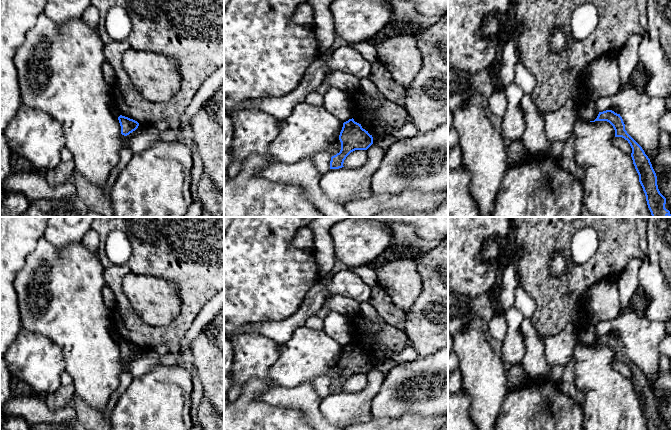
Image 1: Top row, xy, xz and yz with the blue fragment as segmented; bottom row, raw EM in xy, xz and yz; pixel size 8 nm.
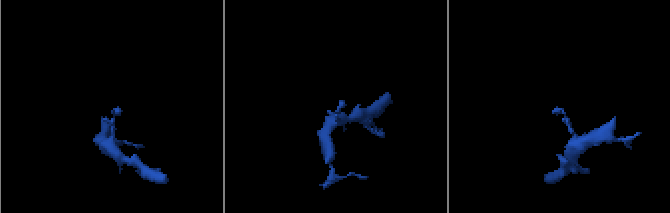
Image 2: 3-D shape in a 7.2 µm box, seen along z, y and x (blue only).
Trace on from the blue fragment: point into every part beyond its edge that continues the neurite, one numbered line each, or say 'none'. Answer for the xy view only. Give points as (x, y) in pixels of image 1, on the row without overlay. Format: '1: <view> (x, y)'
none

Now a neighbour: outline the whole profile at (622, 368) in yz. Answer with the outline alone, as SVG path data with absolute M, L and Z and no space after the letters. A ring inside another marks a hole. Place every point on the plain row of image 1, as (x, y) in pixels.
M613 361L612 367L614 370L616 370L618 373L620 373L625 378L631 379L632 372L627 364L625 364L622 361Z

